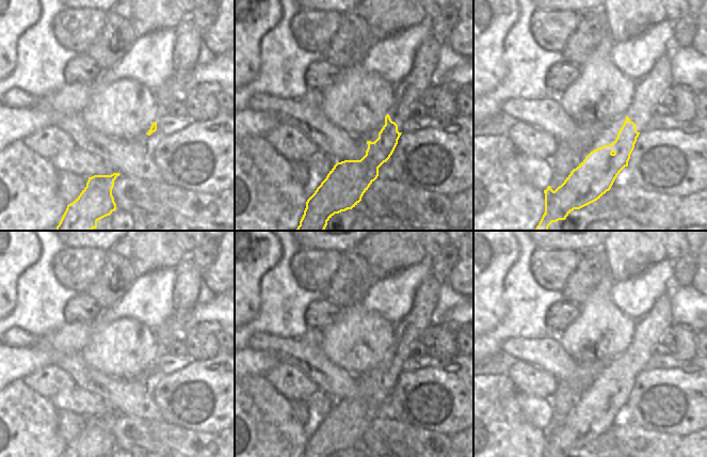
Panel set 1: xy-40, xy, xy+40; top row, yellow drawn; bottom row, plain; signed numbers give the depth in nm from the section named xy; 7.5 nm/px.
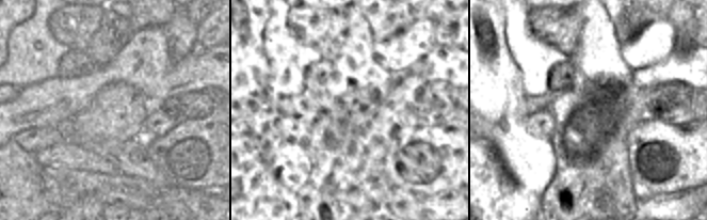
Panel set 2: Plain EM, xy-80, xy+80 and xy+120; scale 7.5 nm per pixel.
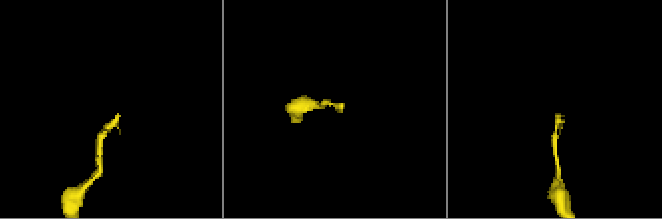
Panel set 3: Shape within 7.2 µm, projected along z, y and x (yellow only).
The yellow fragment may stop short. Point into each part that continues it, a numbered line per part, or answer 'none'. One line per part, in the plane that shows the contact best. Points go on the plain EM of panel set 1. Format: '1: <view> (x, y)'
1: xy (411, 329)

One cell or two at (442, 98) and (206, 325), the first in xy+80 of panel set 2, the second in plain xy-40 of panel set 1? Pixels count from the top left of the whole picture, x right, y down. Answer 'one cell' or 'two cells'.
two cells

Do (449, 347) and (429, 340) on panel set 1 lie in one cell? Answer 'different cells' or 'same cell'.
same cell

